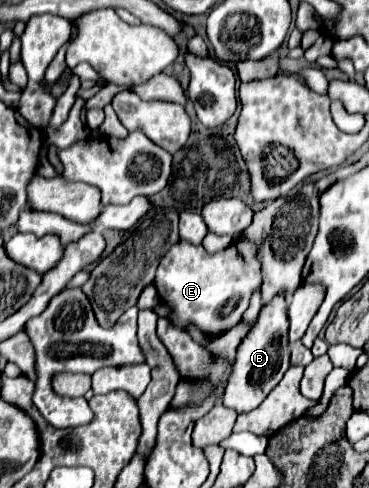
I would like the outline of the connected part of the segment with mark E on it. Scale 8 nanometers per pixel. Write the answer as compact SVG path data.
M239 234L229 248L209 254L203 246L179 240L161 258L155 288L163 302L173 308L173 324L185 326L193 322L207 334L221 334L233 328L249 306L251 294L261 288L261 264L255 246Z

